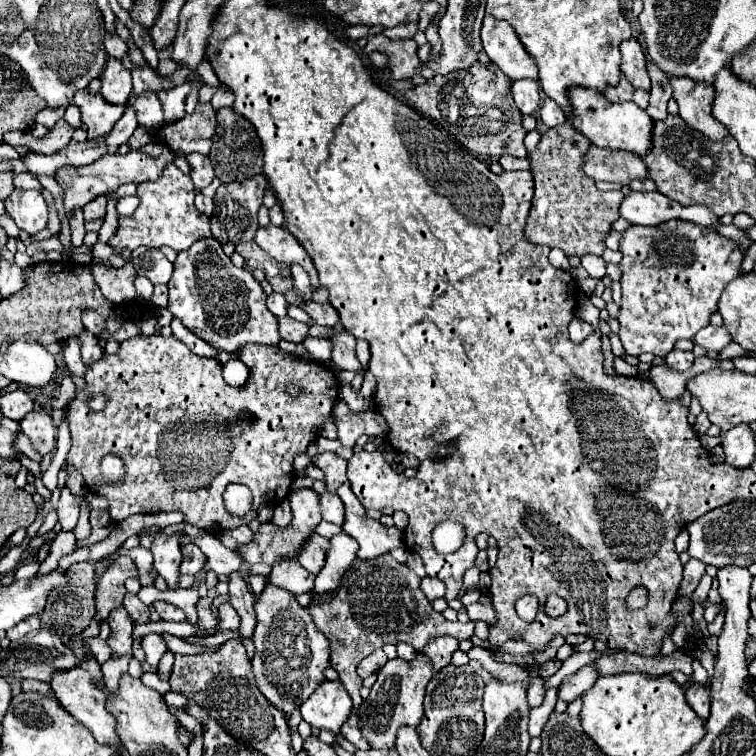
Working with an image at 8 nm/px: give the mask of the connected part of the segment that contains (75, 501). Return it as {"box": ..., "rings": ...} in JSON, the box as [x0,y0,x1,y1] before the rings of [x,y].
{"box":[56,487,80,531],"rings":[[[64,487],[60,501],[56,505],[56,511],[58,511],[58,521],[62,525],[62,531],[72,531],[78,523],[80,499],[76,495],[72,495],[72,491],[68,487]]]}

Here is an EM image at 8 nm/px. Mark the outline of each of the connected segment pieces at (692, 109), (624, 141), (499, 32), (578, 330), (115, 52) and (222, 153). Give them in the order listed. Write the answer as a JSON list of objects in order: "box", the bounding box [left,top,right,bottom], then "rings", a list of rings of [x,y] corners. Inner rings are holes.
[{"box":[670,79,730,141],"rings":[[[670,79],[674,87],[674,99],[680,105],[680,117],[688,123],[688,127],[700,131],[704,137],[712,141],[726,139],[730,133],[726,127],[714,119],[712,103],[714,103],[714,87],[706,83],[698,83],[692,79]]]},{"box":[568,87,652,155],"rings":[[[572,87],[568,97],[574,109],[570,121],[592,141],[592,145],[604,149],[630,151],[636,155],[646,155],[648,151],[652,151],[652,117],[644,109],[636,107],[636,103],[610,103],[604,95],[584,87]]]},{"box":[482,15,538,81],"rings":[[[486,15],[482,23],[482,47],[490,61],[496,63],[512,81],[538,79],[536,63],[532,63],[532,57],[524,51],[514,27],[508,21]]]},{"box":[568,319,594,343],"rings":[[[574,319],[572,323],[570,323],[570,327],[568,327],[568,331],[570,331],[570,341],[572,343],[582,343],[594,329],[586,323],[586,321],[580,321],[580,319]]]},{"box":[104,34,128,59],"rings":[[[106,34],[104,39],[104,45],[108,55],[114,57],[114,59],[122,59],[128,51],[128,45],[118,36]]]},{"box":[210,107,262,183],"rings":[[[222,107],[216,113],[218,125],[216,125],[216,135],[212,137],[212,149],[210,149],[210,161],[214,165],[216,177],[222,183],[232,183],[232,181],[244,181],[252,175],[262,173],[262,147],[260,147],[260,137],[256,135],[256,129],[248,119],[236,115],[232,107]]]}]

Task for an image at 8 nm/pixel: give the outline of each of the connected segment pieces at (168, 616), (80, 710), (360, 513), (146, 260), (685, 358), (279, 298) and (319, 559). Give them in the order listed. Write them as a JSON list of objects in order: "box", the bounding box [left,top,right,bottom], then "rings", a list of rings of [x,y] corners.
[{"box":[154,601,186,621],"rings":[[[156,601],[154,603],[154,609],[158,611],[158,615],[164,619],[164,621],[184,621],[186,619],[186,613],[166,601]]]},{"box":[50,651,122,755],"rings":[[[88,651],[88,659],[84,659],[84,663],[76,665],[72,669],[66,669],[66,671],[56,671],[52,675],[50,687],[56,693],[56,699],[62,703],[62,707],[70,715],[74,715],[82,725],[86,725],[100,745],[116,747],[116,753],[120,755],[122,743],[120,743],[120,737],[116,735],[116,719],[112,719],[112,715],[106,711],[106,693],[102,689],[102,683],[104,683],[104,675],[102,675],[100,663]]]},{"box":[338,481,404,559],"rings":[[[348,481],[340,485],[338,495],[346,505],[346,521],[342,529],[358,541],[358,559],[376,559],[404,543],[404,535],[398,527],[386,527],[380,521],[366,517],[364,507],[352,492]]]},{"box":[132,249,174,285],"rings":[[[160,249],[146,251],[142,257],[132,259],[132,265],[138,275],[148,277],[154,285],[168,283],[172,277],[172,271],[174,271],[174,265],[166,259],[164,253],[160,253]]]},{"box":[666,351,694,371],"rings":[[[670,351],[666,355],[666,365],[674,371],[688,371],[694,363],[694,353],[692,351]]]},{"box":[266,293,288,317],"rings":[[[270,293],[268,295],[268,299],[266,299],[266,307],[268,307],[268,311],[272,311],[272,315],[276,315],[276,317],[286,317],[288,315],[288,301],[286,301],[286,297],[282,295],[282,293]]]},{"box":[298,533,328,575],"rings":[[[314,533],[312,539],[308,539],[308,543],[304,545],[304,551],[300,551],[300,559],[298,559],[300,565],[316,575],[324,565],[326,549],[328,549],[328,539]]]}]

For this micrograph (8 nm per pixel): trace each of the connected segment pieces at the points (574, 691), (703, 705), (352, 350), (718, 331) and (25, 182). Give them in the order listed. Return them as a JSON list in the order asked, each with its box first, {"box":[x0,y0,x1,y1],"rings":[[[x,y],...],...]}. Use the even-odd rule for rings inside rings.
[{"box":[558,665,598,703],"rings":[[[592,665],[582,667],[580,671],[576,671],[576,673],[572,673],[572,675],[568,675],[568,677],[562,679],[562,683],[558,687],[558,699],[570,703],[572,699],[576,699],[584,691],[588,691],[594,685],[596,679],[598,679],[598,673],[594,671]]]},{"box":[686,683,710,721],"rings":[[[698,683],[688,687],[686,689],[686,701],[702,721],[708,719],[708,715],[710,715],[710,691],[706,687],[702,687]]]},{"box":[332,331,362,373],"rings":[[[342,331],[340,335],[332,337],[332,341],[334,341],[332,361],[336,363],[336,367],[362,373],[362,363],[356,359],[356,337]]]},{"box":[694,325,732,351],"rings":[[[706,325],[704,329],[700,329],[696,335],[694,335],[694,345],[700,345],[704,347],[706,351],[720,351],[724,349],[732,339],[728,335],[728,331],[724,327],[714,327],[714,325]]]},{"box":[14,171,42,191],"rings":[[[28,171],[14,175],[14,187],[16,189],[38,189],[38,191],[42,189],[40,181],[32,173],[28,173]]]}]

